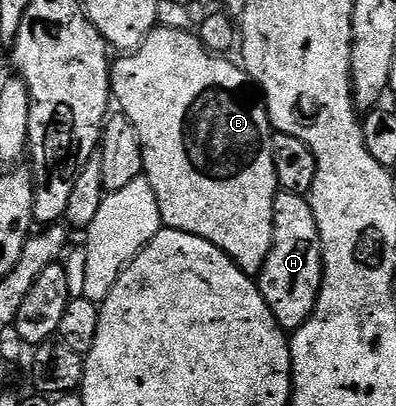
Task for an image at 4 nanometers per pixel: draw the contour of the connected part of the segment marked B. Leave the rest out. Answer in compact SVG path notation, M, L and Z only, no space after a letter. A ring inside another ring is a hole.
M158 25L153 28L153 32L143 41L143 45L139 45L137 51L130 51L124 57L112 64L109 73L109 86L111 88L112 98L119 106L120 114L126 115L131 121L131 125L135 125L135 133L139 133L139 141L141 142L141 152L143 153L143 165L145 166L143 172L143 178L151 185L151 189L155 189L155 201L159 201L159 213L161 214L161 221L165 227L170 227L176 231L182 231L183 233L191 233L195 237L203 237L203 241L211 241L211 245L215 245L221 250L227 257L231 257L233 264L245 275L250 277L260 276L263 265L267 261L267 257L271 253L271 245L273 244L273 210L275 209L275 197L279 190L277 185L277 178L275 177L275 161L271 161L271 141L274 137L273 124L269 122L269 108L265 106L264 98L259 97L258 92L255 90L254 84L251 82L248 74L236 62L232 63L232 58L222 57L214 55L208 51L197 38L196 34L192 30L180 31L177 27L164 27L164 25Z

